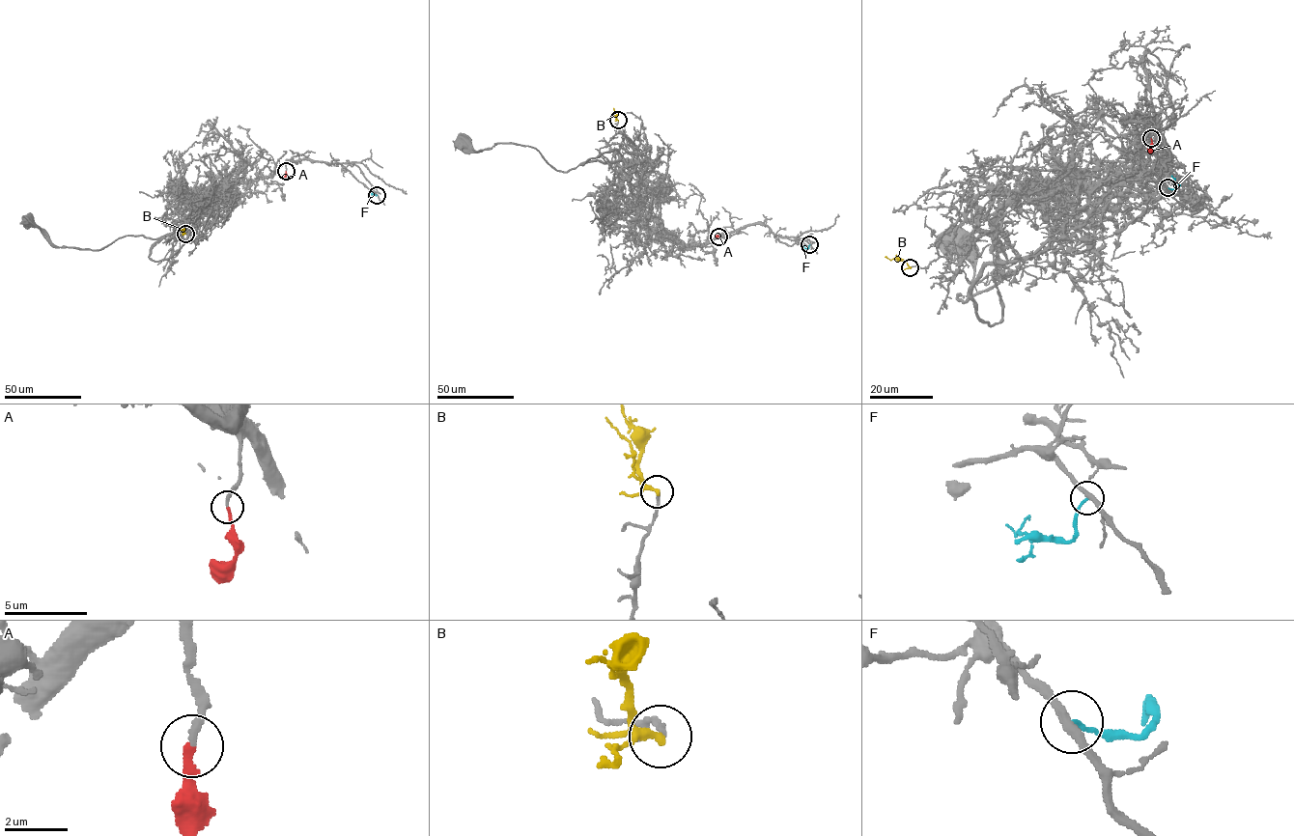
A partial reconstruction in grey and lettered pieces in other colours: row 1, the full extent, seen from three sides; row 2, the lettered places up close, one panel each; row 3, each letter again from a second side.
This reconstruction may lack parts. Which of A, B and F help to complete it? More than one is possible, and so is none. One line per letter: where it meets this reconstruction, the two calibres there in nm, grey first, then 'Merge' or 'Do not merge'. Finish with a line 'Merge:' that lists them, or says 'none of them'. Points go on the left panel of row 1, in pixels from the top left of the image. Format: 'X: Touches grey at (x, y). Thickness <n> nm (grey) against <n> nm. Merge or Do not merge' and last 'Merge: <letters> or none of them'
A: Touches grey at (286, 171). Thickness 200 nm (grey) against 240 nm. Merge
B: Touches grey at (185, 234). Thickness 140 nm (grey) against 180 nm. Do not merge
F: Touches grey at (377, 195). Thickness 300 nm (grey) against 130 nm. Do not merge
Merge: A

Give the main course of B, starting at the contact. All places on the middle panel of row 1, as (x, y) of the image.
B: (618, 120), (613, 108)

